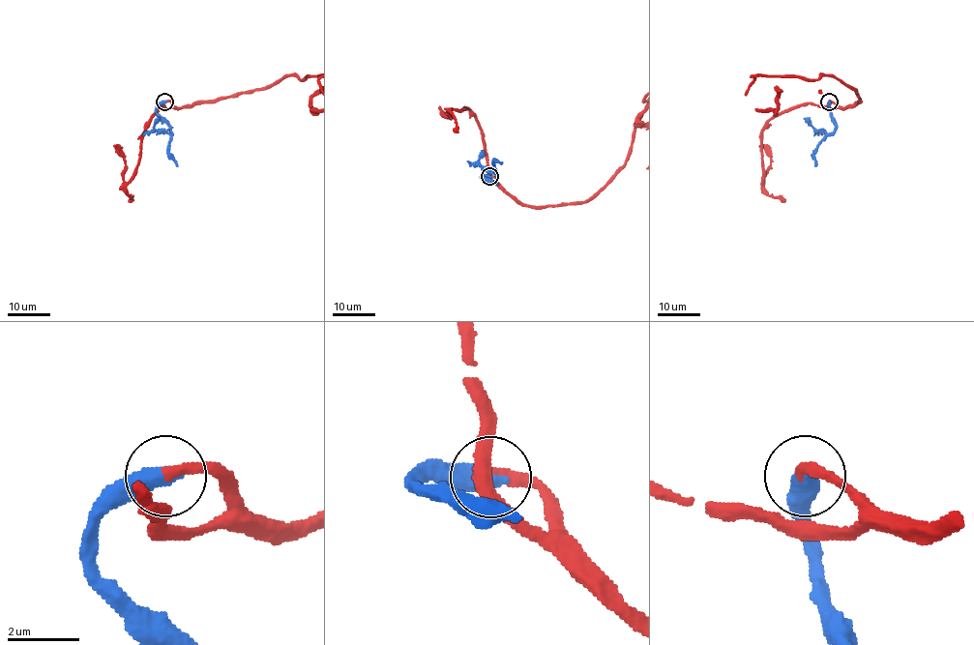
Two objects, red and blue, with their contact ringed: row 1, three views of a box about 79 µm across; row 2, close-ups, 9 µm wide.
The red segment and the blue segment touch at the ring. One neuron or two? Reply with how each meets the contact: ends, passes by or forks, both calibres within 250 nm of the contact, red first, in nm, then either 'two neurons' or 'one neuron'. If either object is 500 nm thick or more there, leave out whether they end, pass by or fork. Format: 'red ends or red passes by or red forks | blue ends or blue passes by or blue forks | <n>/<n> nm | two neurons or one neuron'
300/600 nm | one neuron

